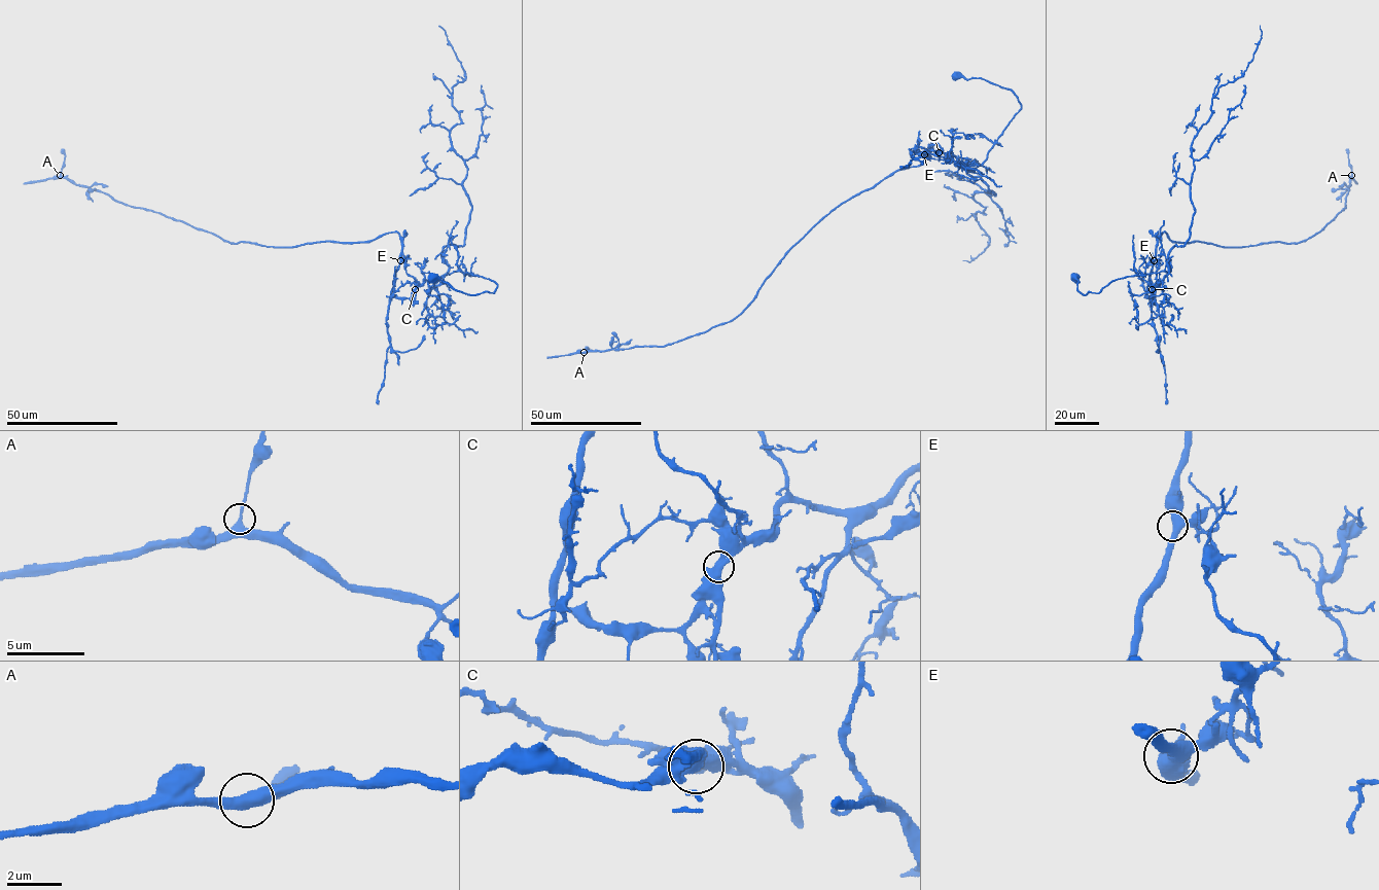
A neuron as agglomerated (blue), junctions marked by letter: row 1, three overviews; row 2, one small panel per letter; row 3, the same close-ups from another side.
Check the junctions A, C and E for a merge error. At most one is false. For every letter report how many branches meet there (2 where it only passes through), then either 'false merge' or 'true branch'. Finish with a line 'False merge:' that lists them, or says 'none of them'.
A: 2 | true branch
C: 2 | false merge
E: 3 | true branch
False merge: C

